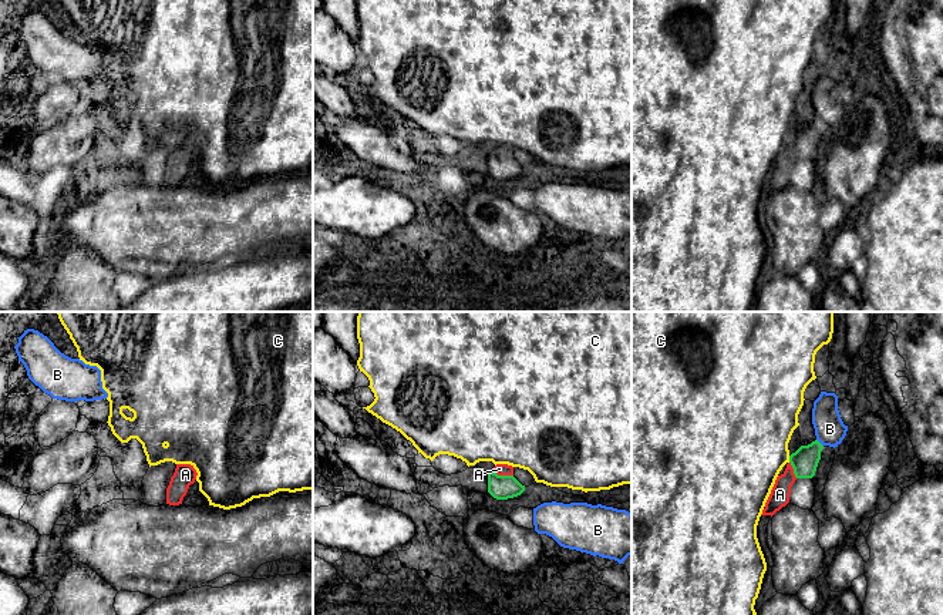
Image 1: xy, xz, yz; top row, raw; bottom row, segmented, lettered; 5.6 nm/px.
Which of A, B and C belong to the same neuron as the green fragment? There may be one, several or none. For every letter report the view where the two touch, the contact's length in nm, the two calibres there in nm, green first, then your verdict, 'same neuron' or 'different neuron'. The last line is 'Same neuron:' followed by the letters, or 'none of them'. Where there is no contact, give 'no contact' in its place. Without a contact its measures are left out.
A: xz | 120 nm | 140/60 nm | same neuron
B: yz | 60 nm | 150/170 nm | different neuron
C: yz | 40 nm | 150/460 nm | different neuron
Same neuron: A

